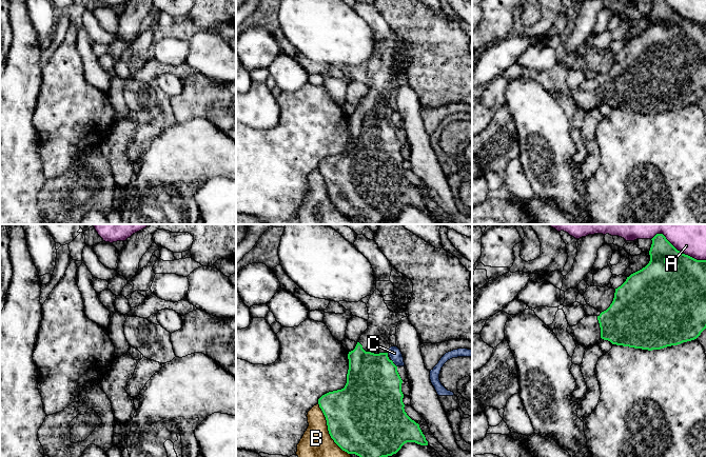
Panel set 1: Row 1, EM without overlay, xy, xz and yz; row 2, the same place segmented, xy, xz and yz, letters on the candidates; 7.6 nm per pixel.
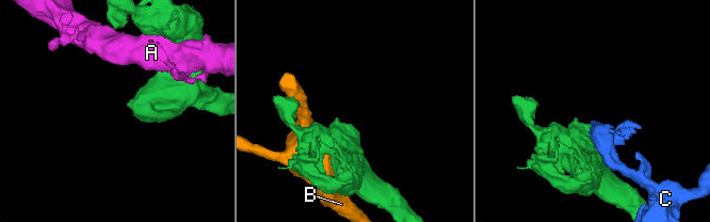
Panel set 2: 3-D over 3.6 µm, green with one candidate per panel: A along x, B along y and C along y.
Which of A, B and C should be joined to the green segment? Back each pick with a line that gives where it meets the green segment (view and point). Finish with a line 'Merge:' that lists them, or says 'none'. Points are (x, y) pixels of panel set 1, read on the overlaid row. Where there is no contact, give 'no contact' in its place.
Merge: none

